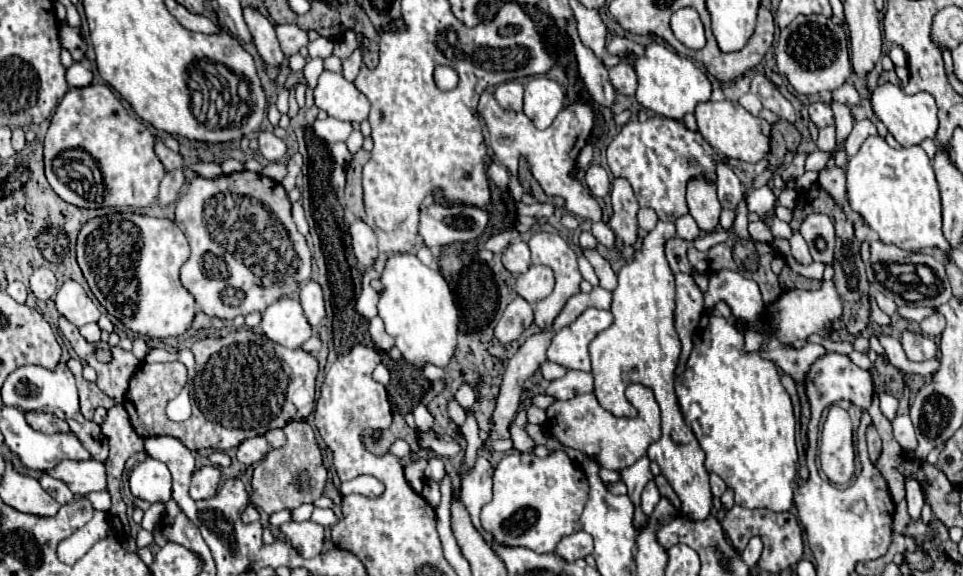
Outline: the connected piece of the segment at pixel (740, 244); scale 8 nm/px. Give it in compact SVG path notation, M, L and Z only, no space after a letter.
M742 199L740 203L738 203L738 207L736 207L736 221L734 221L734 225L732 225L732 229L728 231L730 235L728 235L728 239L724 241L724 243L718 243L718 245L714 245L714 247L710 247L708 251L698 251L698 249L694 249L694 247L690 247L688 249L688 259L690 259L690 263L694 265L694 269L696 271L702 271L702 273L716 273L716 271L720 271L720 269L732 269L732 271L736 271L736 273L740 273L740 275L744 275L746 273L746 277L750 277L750 279L754 279L758 285L760 285L760 291L762 291L762 297L764 297L764 301L766 301L766 305L770 305L780 293L782 293L782 289L780 289L780 283L778 283L778 275L774 275L772 273L772 269L770 269L770 263L772 263L772 259L776 257L776 253L774 253L774 247L772 245L768 245L768 243L758 243L758 241L754 241L750 235L748 235L748 209L746 209L746 203L744 203L746 199Z

